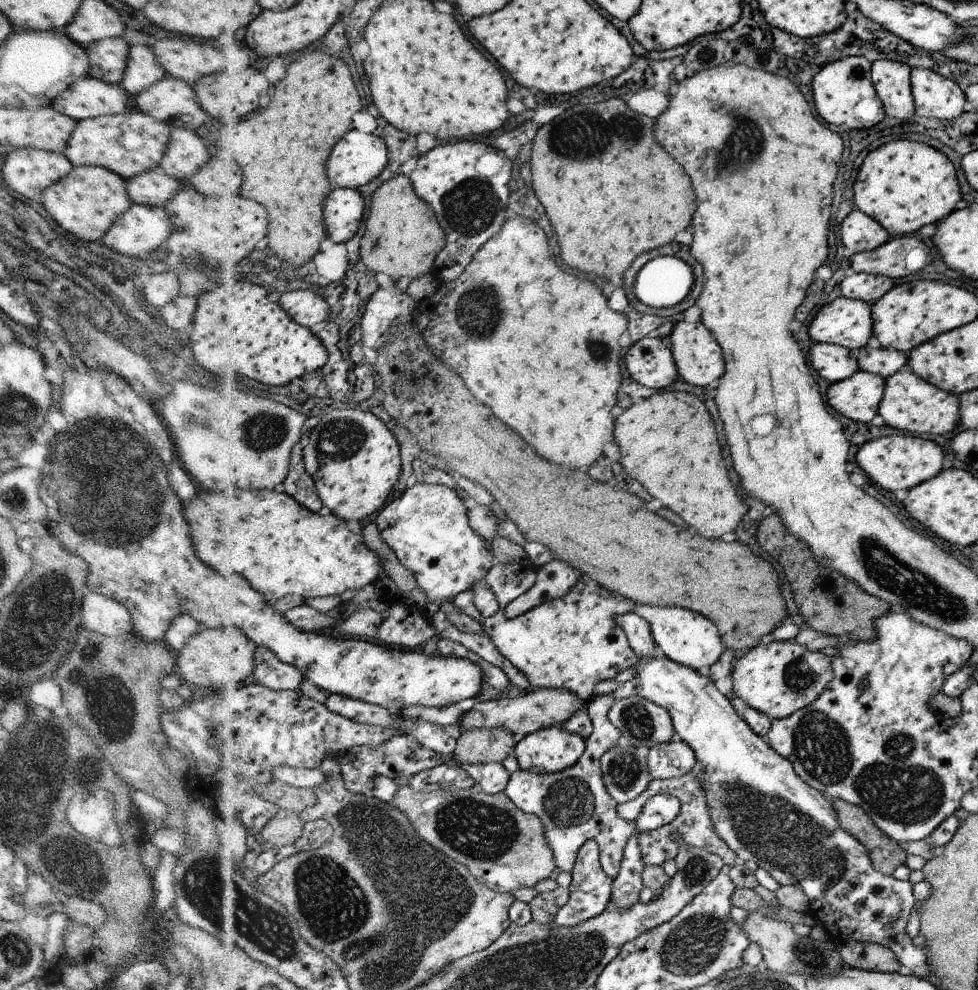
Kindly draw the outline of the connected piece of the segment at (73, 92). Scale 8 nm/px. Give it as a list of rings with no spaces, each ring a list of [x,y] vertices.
[[[86,76],[64,90],[51,106],[56,112],[78,122],[101,115],[124,113],[129,99],[121,85],[110,85]]]

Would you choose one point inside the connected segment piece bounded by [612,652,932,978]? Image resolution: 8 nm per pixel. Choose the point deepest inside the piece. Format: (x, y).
(767, 814)

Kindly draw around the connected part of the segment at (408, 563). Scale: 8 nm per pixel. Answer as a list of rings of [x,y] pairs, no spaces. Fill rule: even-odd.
[[[417,480],[411,488],[407,488],[375,517],[382,537],[402,560],[402,564],[416,572],[419,586],[427,591],[431,604],[442,606],[448,599],[449,602],[455,602],[460,594],[472,589],[472,584],[486,578],[498,563],[492,552],[486,548],[484,538],[472,530],[470,509],[454,488]]]

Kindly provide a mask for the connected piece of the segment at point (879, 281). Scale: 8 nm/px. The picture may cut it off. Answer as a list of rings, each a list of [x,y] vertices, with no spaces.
[[[849,272],[840,282],[838,295],[850,299],[864,300],[872,306],[894,289],[894,278],[888,276]]]

